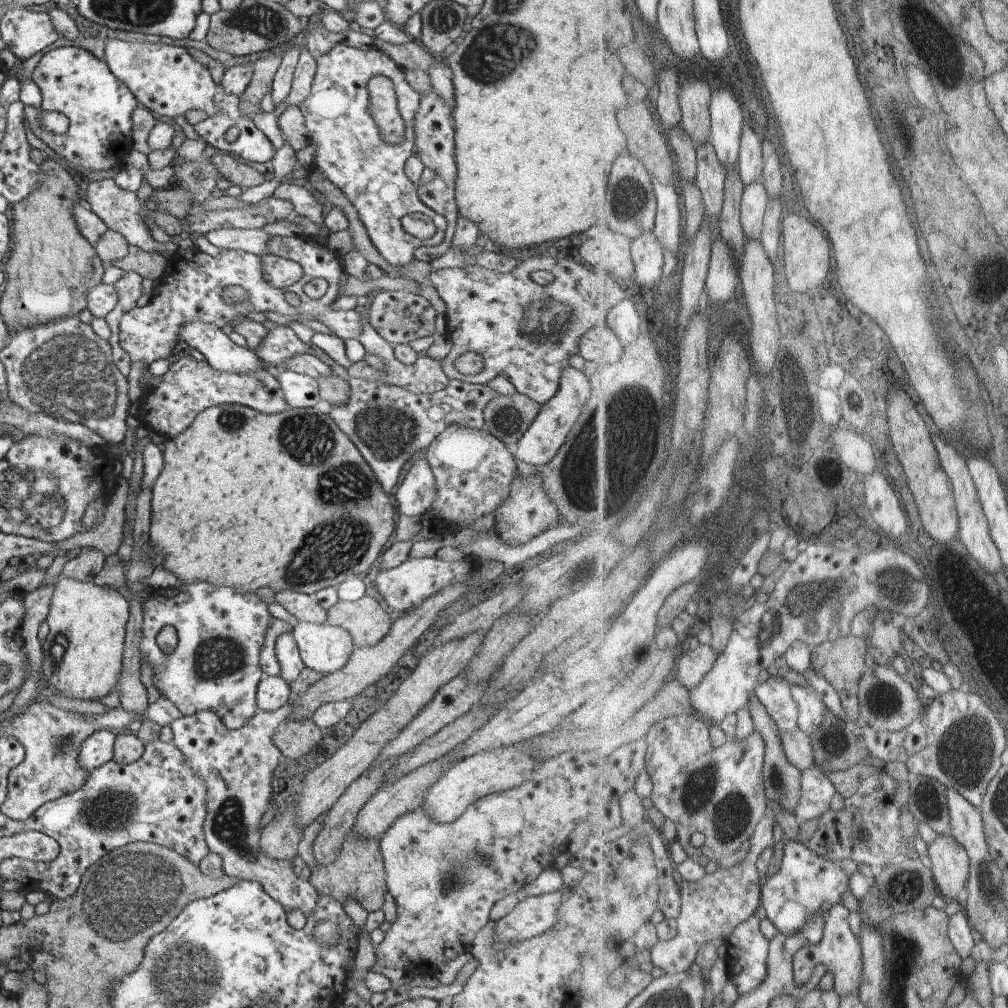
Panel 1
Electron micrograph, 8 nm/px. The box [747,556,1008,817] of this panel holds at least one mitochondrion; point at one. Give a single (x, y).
(967, 752)

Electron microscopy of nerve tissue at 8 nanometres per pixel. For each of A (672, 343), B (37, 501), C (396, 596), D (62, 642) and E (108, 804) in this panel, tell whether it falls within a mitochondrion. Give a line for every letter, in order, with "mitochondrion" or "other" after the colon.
A: other
B: mitochondrion
C: other
D: mitochondrion
E: mitochondrion

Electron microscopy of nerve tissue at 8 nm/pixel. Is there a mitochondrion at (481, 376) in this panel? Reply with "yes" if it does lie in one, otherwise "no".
no

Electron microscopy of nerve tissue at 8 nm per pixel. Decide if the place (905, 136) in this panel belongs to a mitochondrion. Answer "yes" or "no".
no

